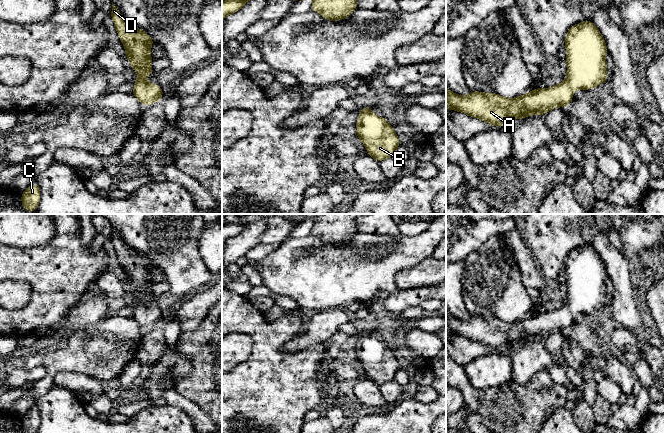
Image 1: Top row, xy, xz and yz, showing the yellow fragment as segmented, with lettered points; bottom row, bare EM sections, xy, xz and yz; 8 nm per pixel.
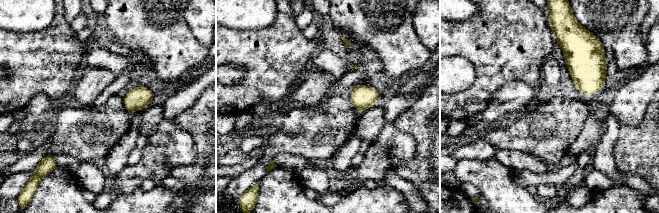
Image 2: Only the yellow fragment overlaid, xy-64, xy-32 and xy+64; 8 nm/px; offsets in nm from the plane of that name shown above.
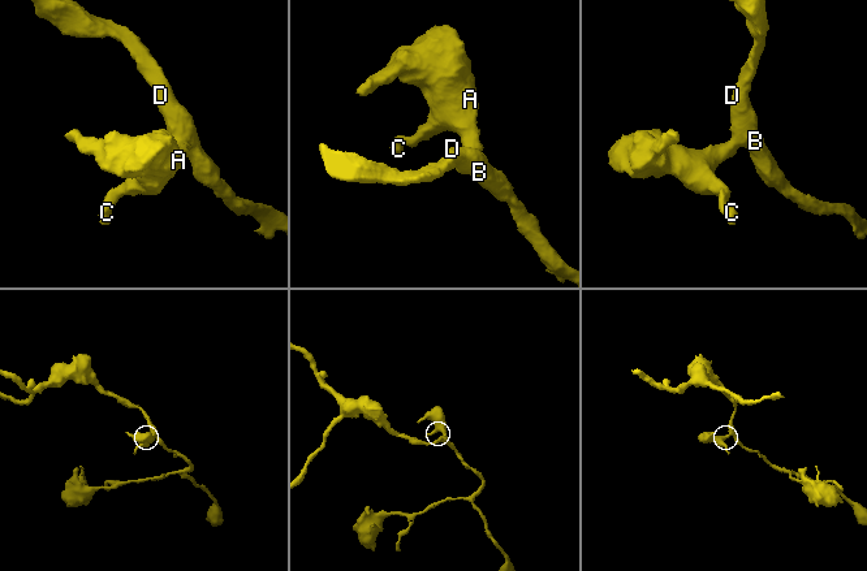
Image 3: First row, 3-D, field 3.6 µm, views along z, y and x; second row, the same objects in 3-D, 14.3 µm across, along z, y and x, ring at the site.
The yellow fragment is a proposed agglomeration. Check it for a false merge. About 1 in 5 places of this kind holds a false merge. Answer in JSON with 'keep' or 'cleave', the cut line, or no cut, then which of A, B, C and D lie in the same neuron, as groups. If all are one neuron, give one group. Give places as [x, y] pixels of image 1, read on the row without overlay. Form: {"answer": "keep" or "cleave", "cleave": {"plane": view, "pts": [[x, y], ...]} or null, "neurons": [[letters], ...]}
{"answer": "keep", "cleave": null, "neurons": [["A", "B", "C", "D"]]}

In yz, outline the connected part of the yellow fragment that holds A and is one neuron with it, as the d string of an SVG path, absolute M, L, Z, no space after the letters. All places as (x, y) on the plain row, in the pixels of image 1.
M592 245L581 246L570 251L565 263L567 304L564 304L561 308L547 313L537 313L534 311L532 316L513 323L502 321L496 317L485 318L479 315L471 315L469 320L461 320L454 318L446 312L446 332L479 342L495 351L508 349L508 346L514 342L522 344L530 338L545 339L555 331L565 332L573 324L573 313L593 313L607 305L605 279L608 276L605 264Z

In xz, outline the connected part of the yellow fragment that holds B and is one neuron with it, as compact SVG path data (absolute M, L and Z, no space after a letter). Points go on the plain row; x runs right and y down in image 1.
M370 329L361 333L356 348L357 361L365 369L368 378L381 386L395 381L400 365L387 343L369 336L372 332Z

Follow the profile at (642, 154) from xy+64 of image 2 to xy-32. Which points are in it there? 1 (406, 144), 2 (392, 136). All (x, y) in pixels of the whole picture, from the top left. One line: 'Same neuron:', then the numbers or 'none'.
Same neuron: none

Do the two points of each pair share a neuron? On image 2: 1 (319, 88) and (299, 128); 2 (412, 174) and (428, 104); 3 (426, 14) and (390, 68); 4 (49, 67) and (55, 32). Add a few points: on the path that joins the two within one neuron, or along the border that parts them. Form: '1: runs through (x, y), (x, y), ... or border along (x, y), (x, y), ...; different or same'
1: border along (320, 100), (309, 106), (288, 107); different
2: runs through (423, 157), (424, 121); same
3: border along (413, 10), (414, 30), (418, 38), (429, 49); different
4: runs through (51, 58), (55, 53), (55, 41); same

